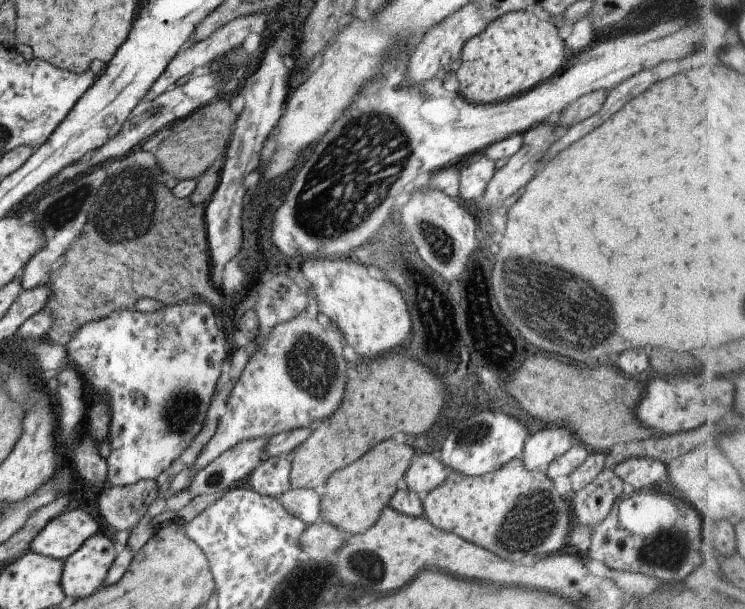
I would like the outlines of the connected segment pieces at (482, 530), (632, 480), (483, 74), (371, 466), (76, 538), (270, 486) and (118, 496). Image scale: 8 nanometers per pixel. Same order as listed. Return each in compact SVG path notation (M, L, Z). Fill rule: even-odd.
M517 458L511 459L493 472L478 477L448 471L443 484L427 492L427 496L422 500L422 507L422 516L436 529L454 534L479 548L491 550L493 554L509 562L521 562L527 554L535 558L539 558L541 554L553 555L561 546L567 544L569 530L573 525L569 497L559 495L553 488L552 481L543 472L523 468L522 462Z
M636 456L617 462L612 471L623 484L629 484L631 490L650 490L653 484L665 478L665 465L647 456Z
M513 11L487 24L479 34L465 41L459 55L459 66L454 74L458 81L458 94L468 103L485 105L497 103L527 92L546 80L549 80L555 70L559 72L565 60L565 47L563 38L558 35L558 29L551 19L537 14L535 11Z
M385 440L369 448L369 452L353 464L333 472L325 480L325 493L319 498L319 519L331 526L335 525L345 534L363 534L376 522L381 508L388 504L391 494L401 486L411 456L413 448L409 448L407 444L395 444L393 440Z
M68 509L47 522L29 542L28 551L64 561L98 531L97 520L85 510Z
M287 455L263 459L249 474L251 488L260 495L277 497L290 488Z
M139 480L127 486L105 486L97 494L99 518L103 518L105 526L116 531L127 530L141 520L149 504L157 498L157 490L154 480Z

